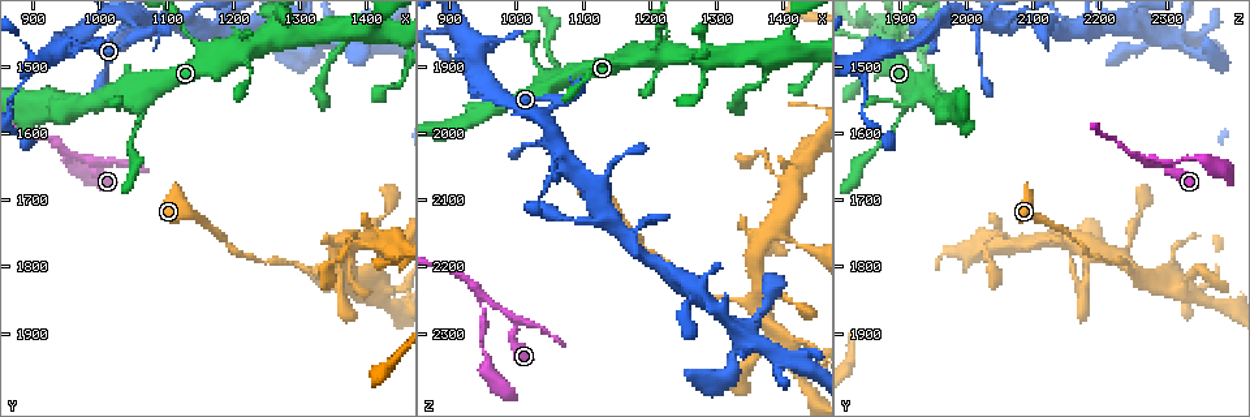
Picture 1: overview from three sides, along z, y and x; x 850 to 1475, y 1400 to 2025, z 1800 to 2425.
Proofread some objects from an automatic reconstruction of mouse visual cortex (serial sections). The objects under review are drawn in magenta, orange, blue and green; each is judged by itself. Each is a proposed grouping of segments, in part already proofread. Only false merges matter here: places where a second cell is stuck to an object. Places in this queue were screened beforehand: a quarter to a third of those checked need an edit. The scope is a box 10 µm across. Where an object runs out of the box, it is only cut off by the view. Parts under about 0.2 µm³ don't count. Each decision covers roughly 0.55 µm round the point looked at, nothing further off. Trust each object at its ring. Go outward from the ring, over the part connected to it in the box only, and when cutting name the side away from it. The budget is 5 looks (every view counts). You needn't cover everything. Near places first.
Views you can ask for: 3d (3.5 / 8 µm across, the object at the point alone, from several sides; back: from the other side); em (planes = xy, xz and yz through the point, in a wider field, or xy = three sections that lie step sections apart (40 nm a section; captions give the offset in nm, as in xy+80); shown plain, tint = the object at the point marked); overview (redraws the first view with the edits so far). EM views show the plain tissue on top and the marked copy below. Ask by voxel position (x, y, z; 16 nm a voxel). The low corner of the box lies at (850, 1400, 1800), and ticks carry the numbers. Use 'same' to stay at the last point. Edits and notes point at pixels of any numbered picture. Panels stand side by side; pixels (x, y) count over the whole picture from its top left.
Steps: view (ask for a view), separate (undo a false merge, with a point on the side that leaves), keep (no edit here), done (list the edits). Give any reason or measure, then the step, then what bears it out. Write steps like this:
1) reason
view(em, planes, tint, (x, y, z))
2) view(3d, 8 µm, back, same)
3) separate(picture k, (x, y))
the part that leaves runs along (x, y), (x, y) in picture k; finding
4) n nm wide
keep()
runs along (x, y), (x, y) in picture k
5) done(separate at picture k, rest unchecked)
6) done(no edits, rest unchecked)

abrupt turn
view(3d, 3.5 µm, (960, 1635, 2245))

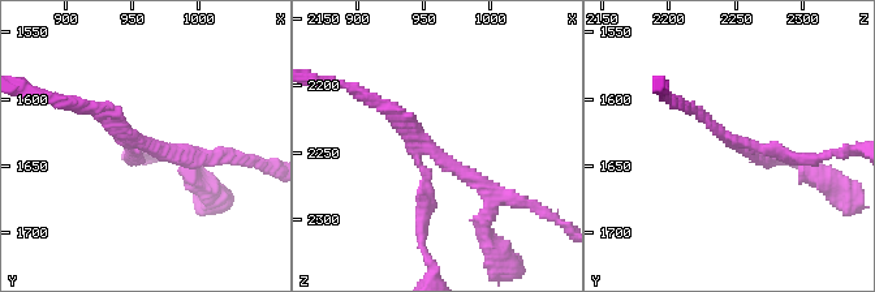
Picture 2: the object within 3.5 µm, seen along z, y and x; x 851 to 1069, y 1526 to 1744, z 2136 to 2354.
now the EM
view(em, xy, step 1, tint, (956, 1632, 2248))

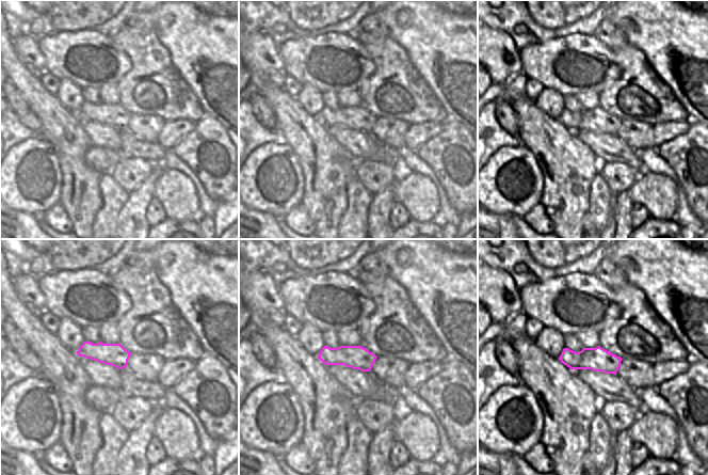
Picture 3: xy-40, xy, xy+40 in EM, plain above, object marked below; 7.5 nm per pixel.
keep()
runs along (492, 207), (477, 180), (425, 150), (421, 220) in picture 2; one cell here

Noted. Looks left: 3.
branch point
view(3d, 3.5 µm, (1350, 1810, 2255))

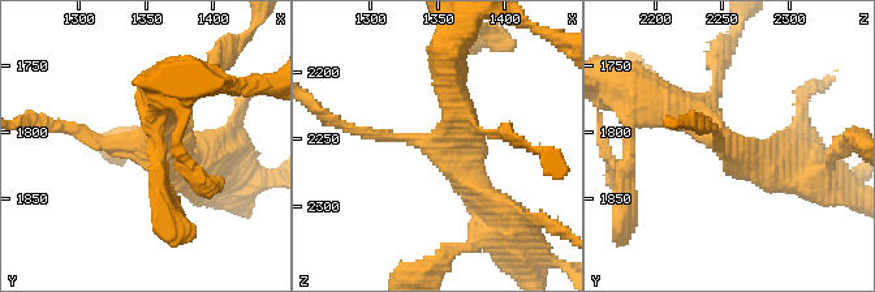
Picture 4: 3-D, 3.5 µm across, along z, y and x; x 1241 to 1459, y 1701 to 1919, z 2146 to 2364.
view(em, xy, step 5, tint, (1350, 1810, 2252))

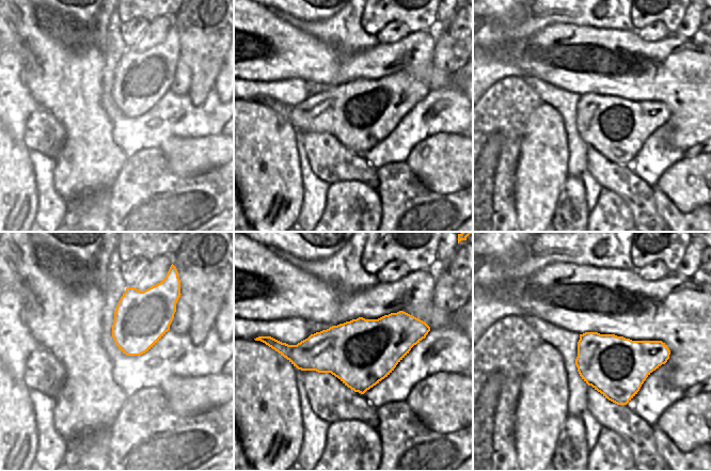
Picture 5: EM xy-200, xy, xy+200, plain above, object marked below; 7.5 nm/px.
keep()
runs along (357, 131), (436, 144), (448, 77) in picture 4; all the same cell

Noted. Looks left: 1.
done(no edits, rest unchecked)

